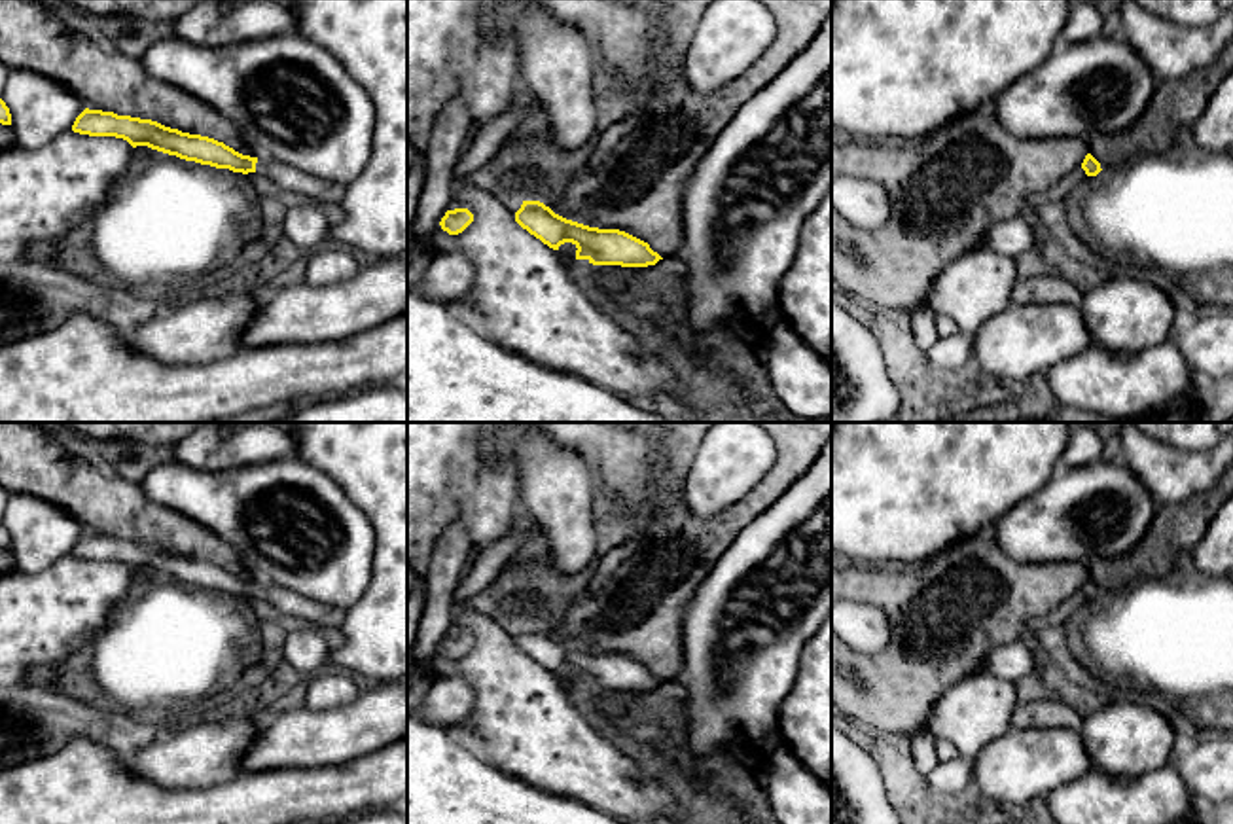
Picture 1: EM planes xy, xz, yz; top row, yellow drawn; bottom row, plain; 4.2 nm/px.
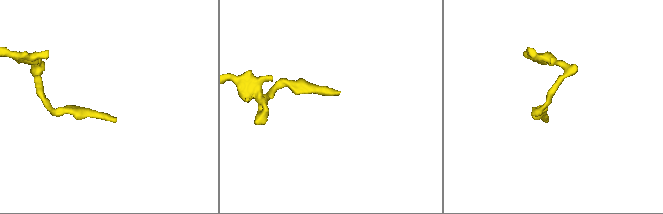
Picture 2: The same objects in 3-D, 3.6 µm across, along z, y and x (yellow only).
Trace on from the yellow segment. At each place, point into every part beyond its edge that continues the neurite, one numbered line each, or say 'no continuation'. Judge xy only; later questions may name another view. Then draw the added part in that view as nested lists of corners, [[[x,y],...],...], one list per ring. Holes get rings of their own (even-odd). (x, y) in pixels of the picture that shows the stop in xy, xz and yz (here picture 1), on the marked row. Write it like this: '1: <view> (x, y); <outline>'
1: xy (296, 184); [[[258,157],[256,172],[277,184],[288,199],[326,206],[341,205],[347,195],[345,184],[322,180],[280,161]]]

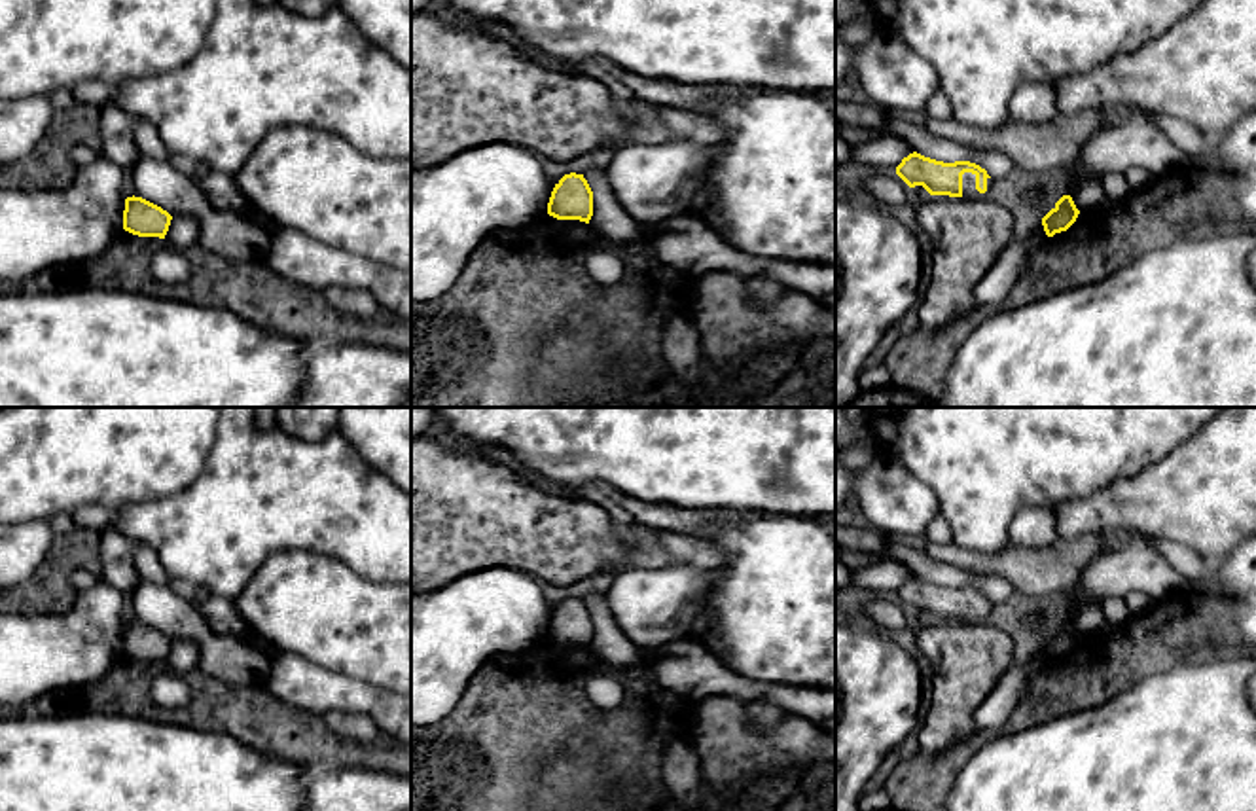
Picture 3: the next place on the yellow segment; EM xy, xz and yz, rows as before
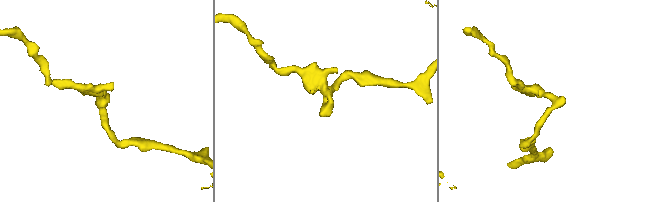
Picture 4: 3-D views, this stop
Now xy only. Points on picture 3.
no continuation

